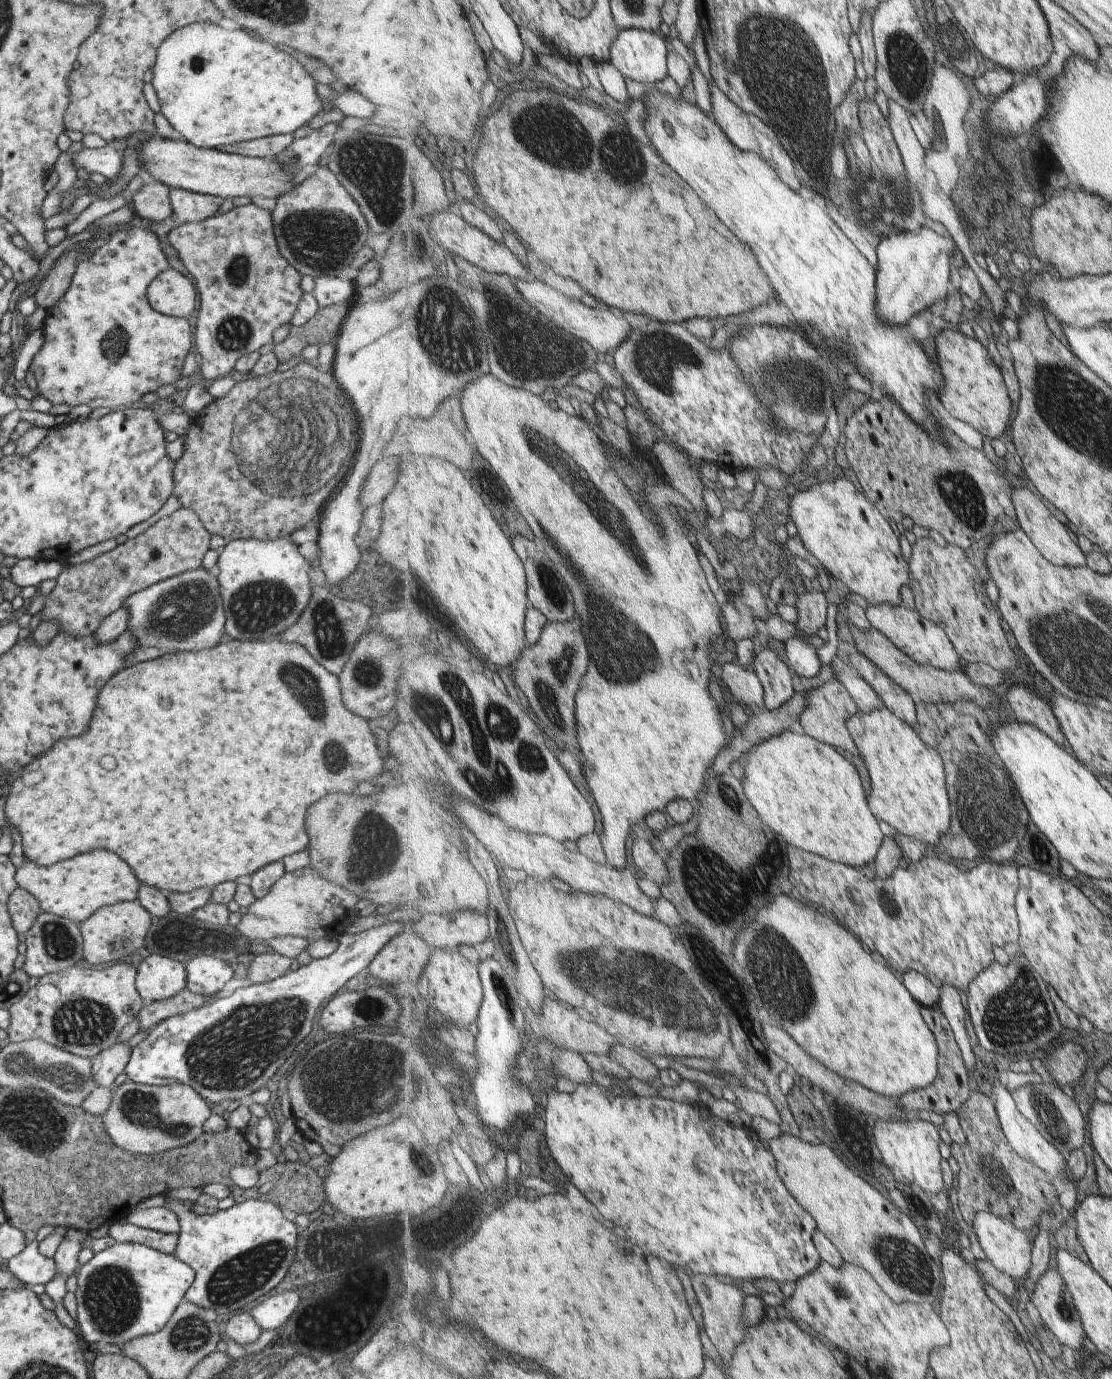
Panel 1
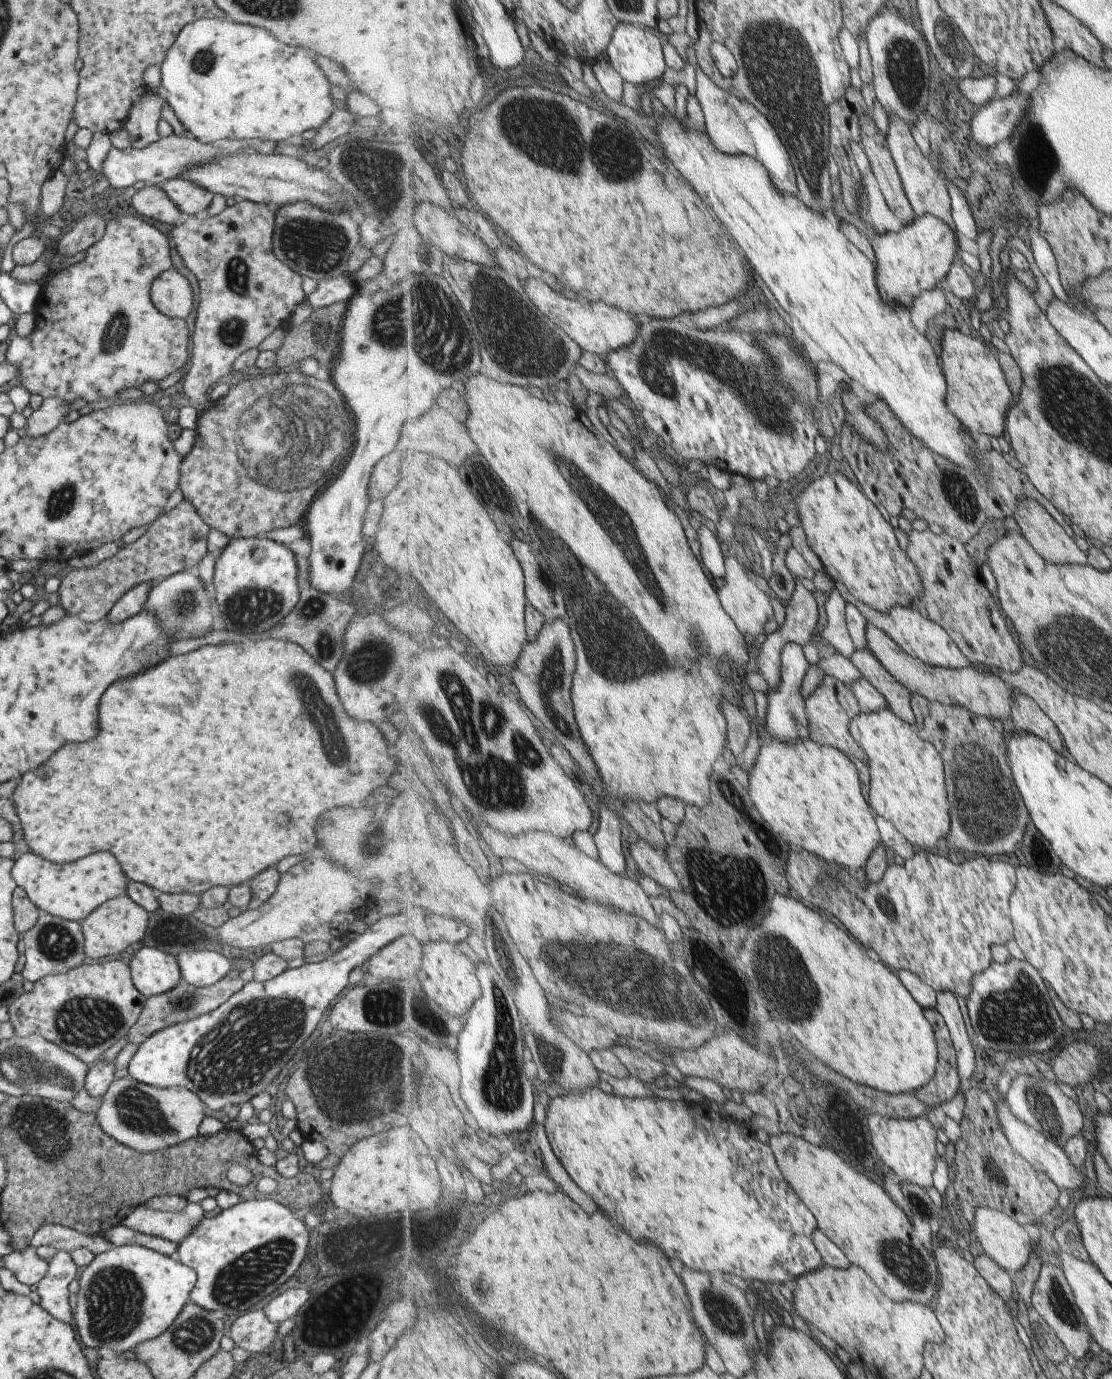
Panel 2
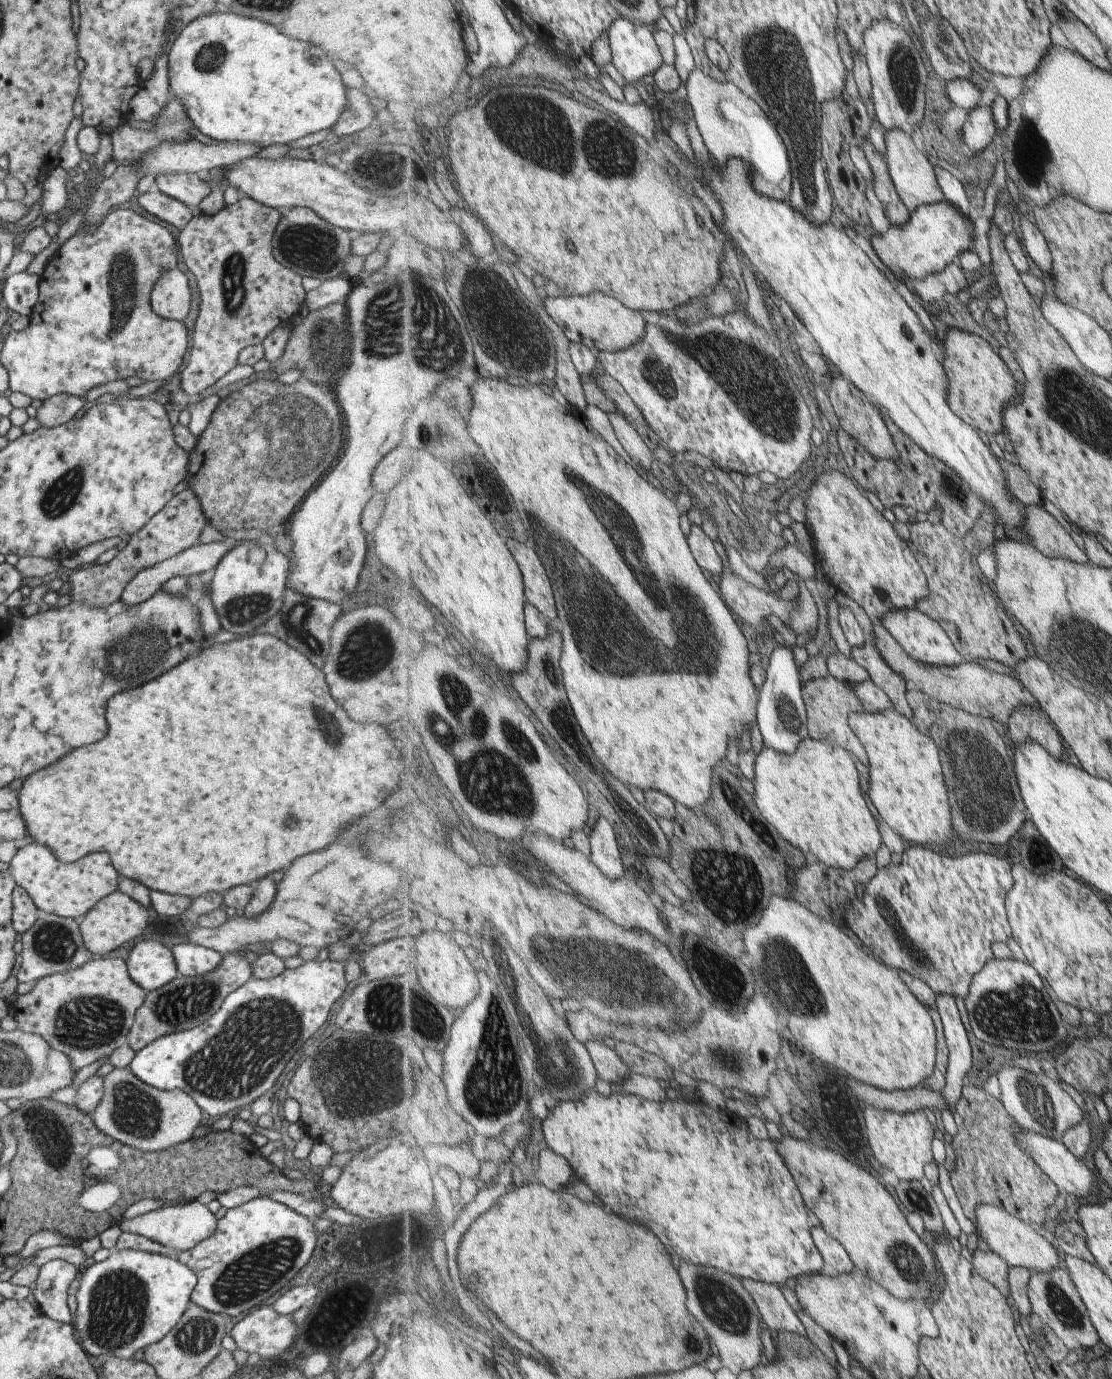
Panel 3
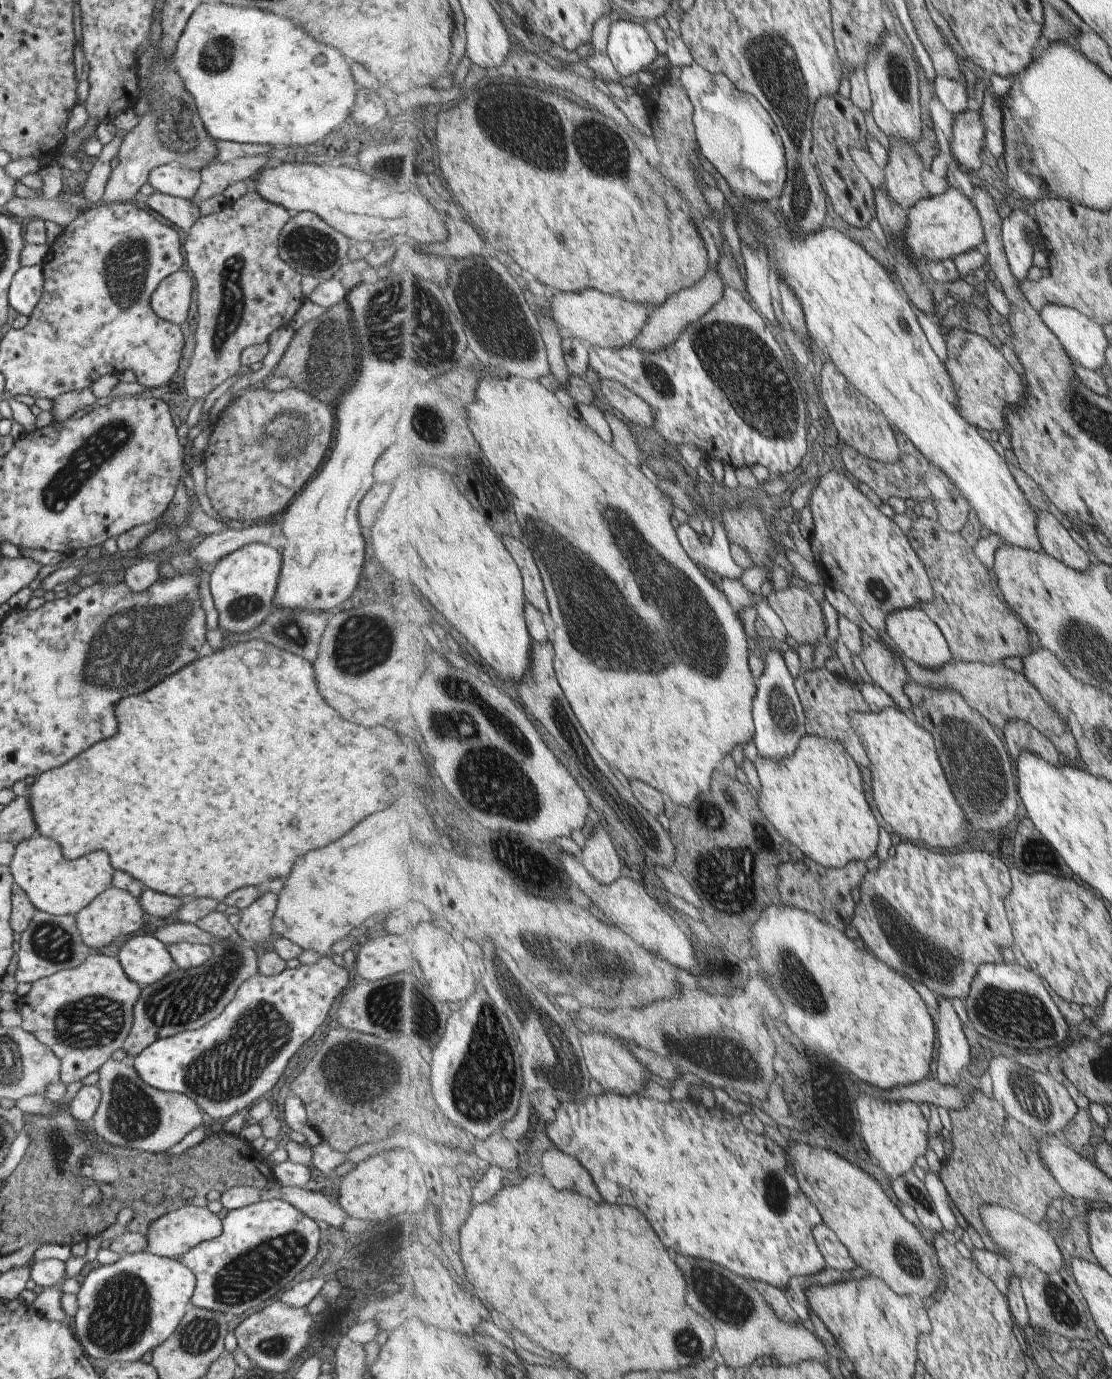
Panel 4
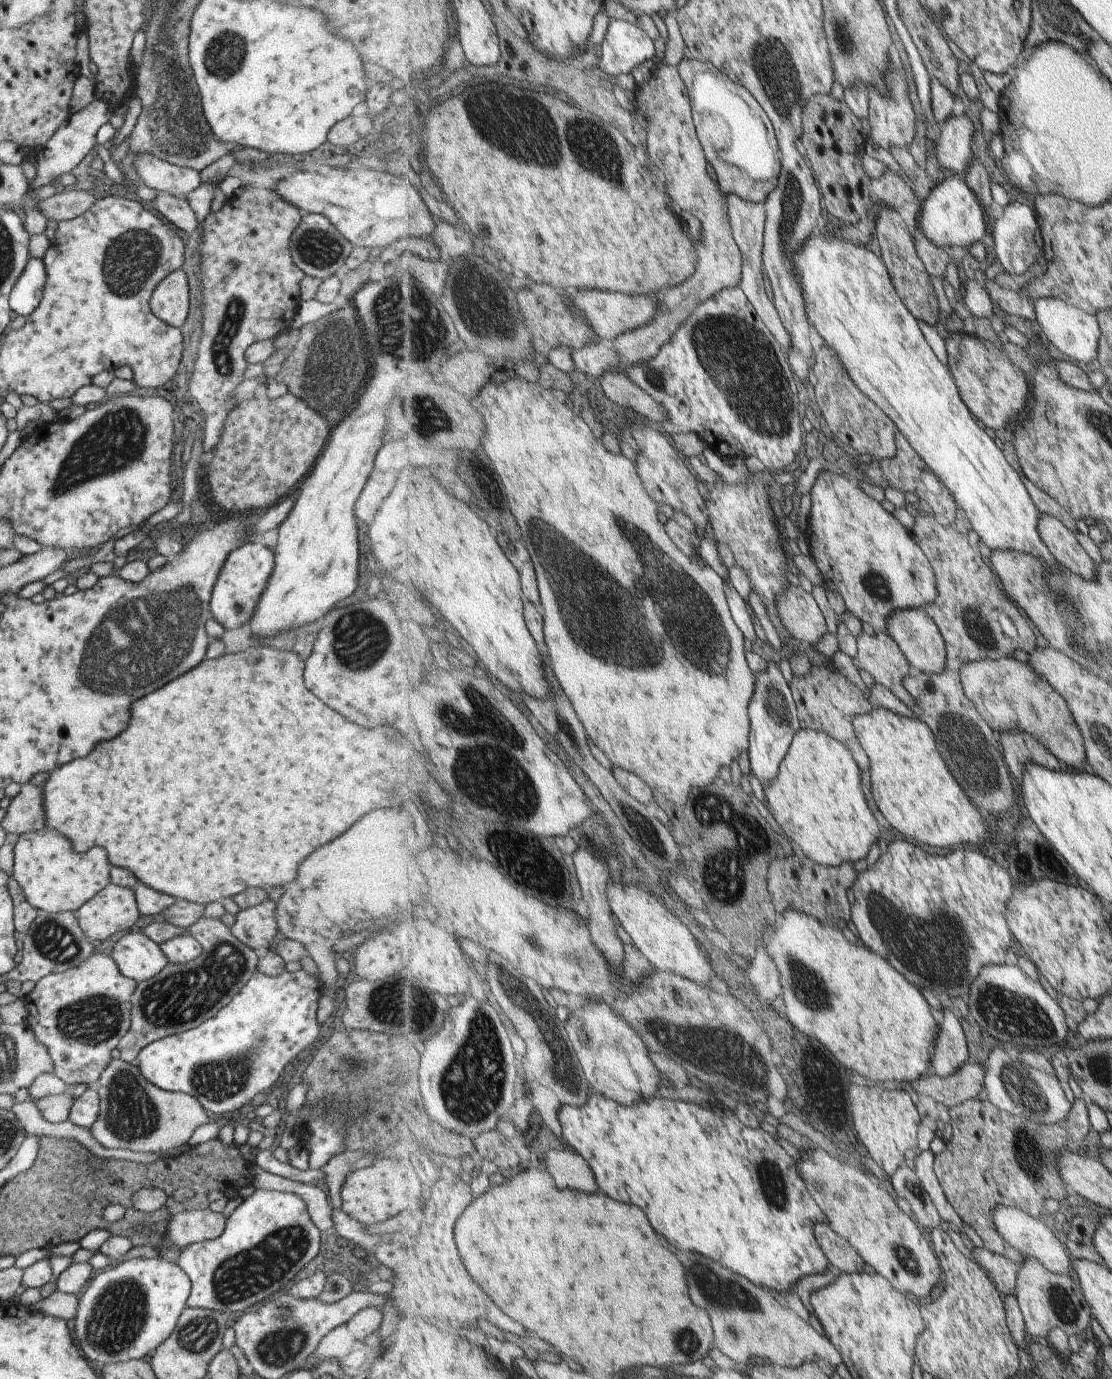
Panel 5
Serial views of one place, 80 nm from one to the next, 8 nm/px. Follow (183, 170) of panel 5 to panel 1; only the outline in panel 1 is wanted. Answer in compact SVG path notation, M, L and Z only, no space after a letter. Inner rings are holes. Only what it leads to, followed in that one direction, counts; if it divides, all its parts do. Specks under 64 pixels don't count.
M168 187L172 215L177 222L196 223L217 214L221 197Z

